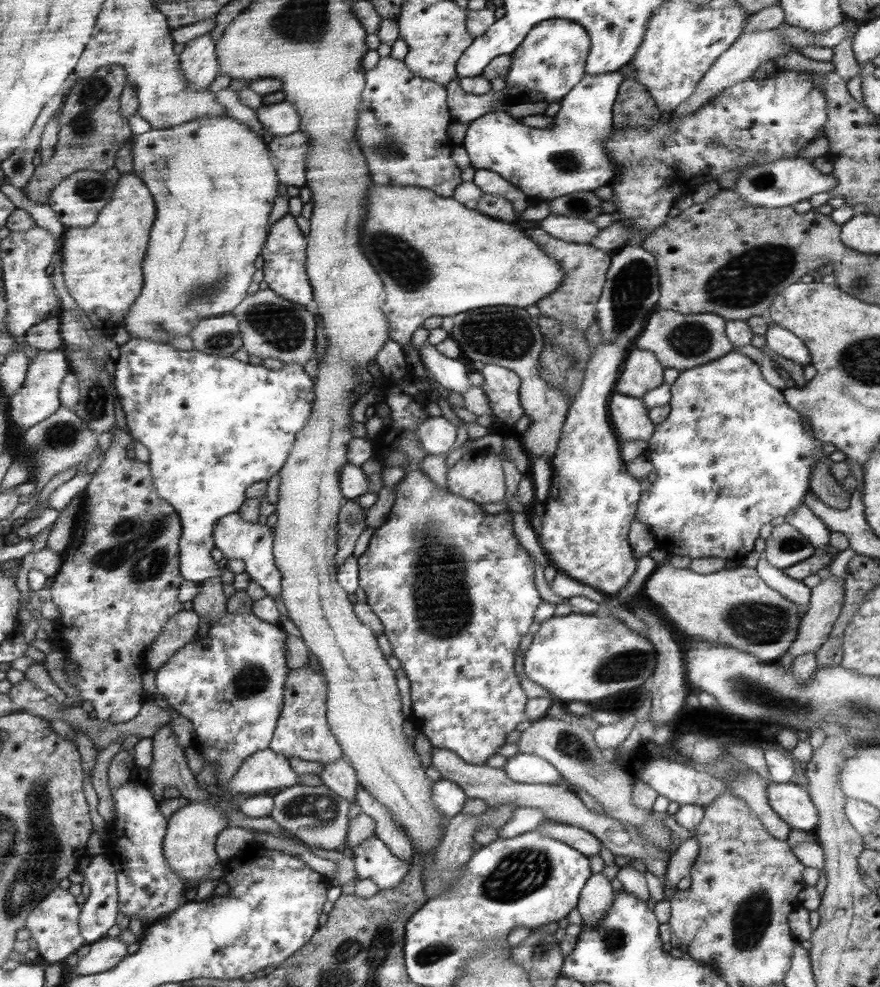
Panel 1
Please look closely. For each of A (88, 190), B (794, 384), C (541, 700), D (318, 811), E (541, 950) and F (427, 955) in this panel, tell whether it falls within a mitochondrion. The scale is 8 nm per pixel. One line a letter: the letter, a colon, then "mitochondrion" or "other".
A: mitochondrion
B: other
C: other
D: mitochondrion
E: mitochondrion
F: mitochondrion

